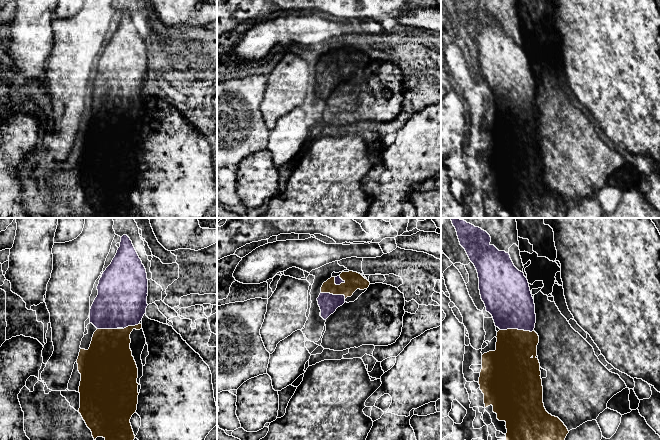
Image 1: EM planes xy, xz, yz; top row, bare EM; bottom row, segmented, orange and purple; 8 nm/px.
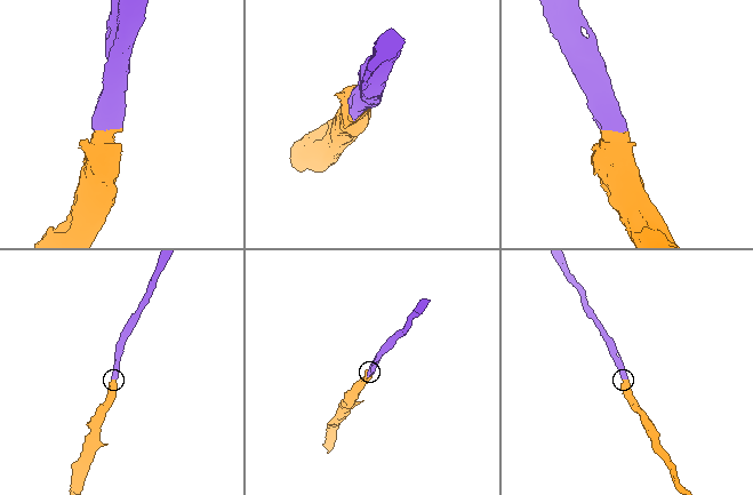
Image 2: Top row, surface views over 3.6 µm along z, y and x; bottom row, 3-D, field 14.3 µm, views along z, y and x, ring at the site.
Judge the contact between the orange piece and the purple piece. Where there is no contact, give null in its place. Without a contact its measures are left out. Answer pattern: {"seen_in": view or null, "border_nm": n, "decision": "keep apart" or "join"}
{"seen_in": "yz", "border_nm": 280, "decision": "join"}

